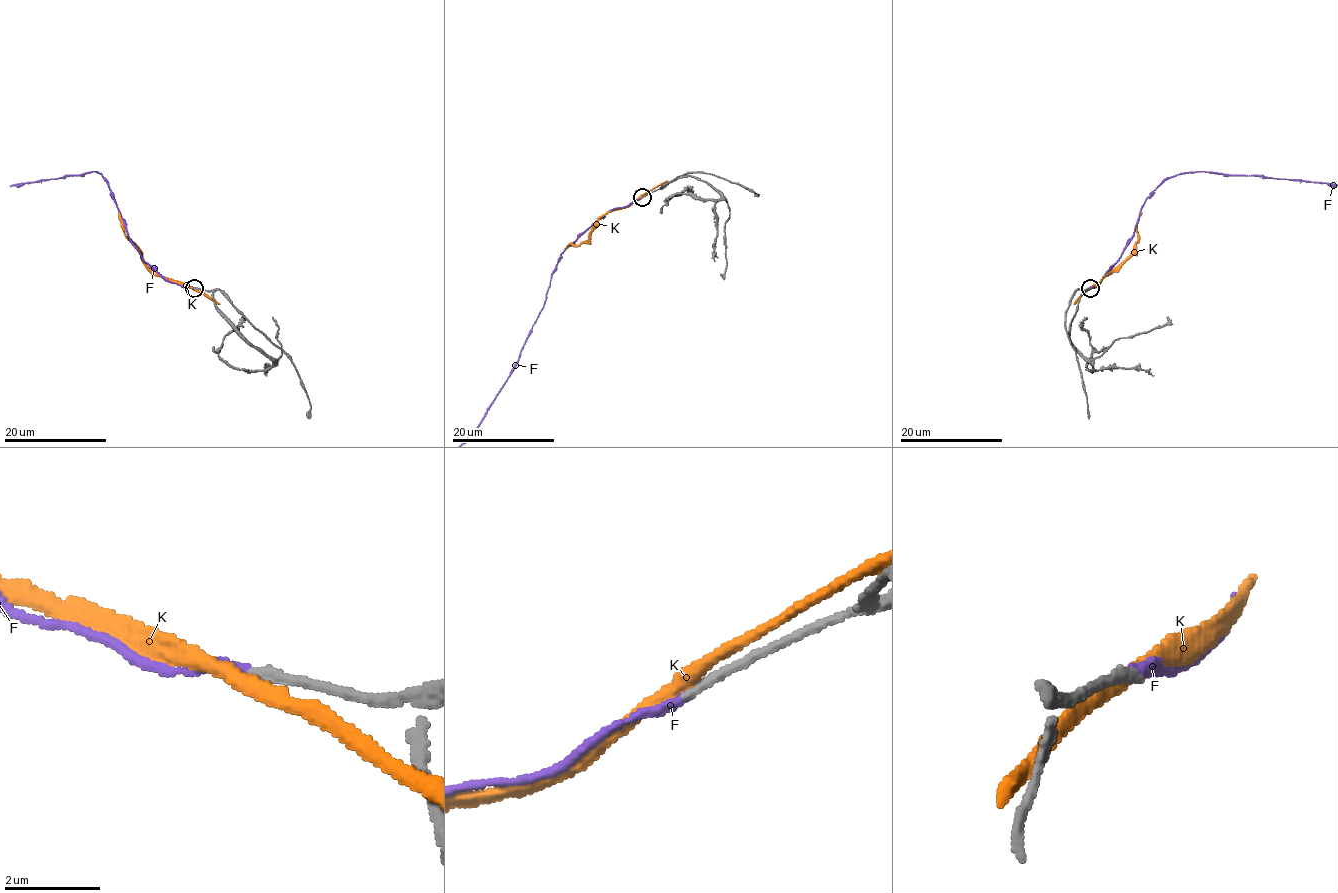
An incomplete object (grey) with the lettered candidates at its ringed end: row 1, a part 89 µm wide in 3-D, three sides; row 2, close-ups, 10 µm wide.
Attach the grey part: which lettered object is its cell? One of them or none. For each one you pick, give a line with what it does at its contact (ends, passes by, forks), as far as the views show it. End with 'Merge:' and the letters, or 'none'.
F: it ends
Merge: F

